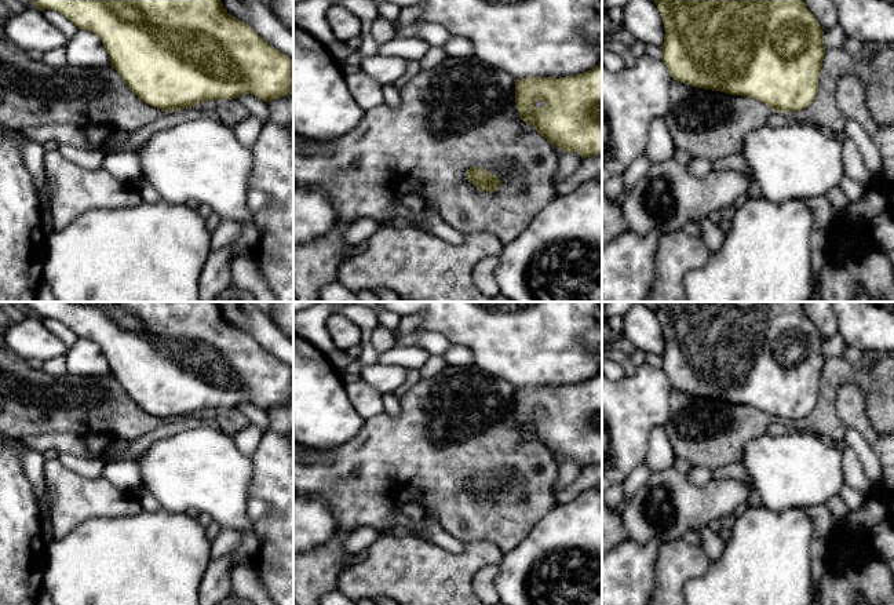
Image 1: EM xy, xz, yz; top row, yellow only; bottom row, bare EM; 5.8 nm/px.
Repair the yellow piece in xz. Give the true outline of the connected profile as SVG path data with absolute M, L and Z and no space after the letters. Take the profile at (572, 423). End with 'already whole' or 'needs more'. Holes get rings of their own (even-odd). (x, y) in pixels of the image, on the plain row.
M602 367L595 376L576 384L515 389L515 411L519 426L534 435L552 456L558 453L563 462L576 460L583 467L602 463Z; already whole

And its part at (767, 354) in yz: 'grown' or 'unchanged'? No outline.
unchanged

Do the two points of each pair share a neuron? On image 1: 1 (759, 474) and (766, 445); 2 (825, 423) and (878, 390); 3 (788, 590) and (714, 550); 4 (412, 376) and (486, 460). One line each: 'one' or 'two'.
1: one
2: one
3: two
4: two

